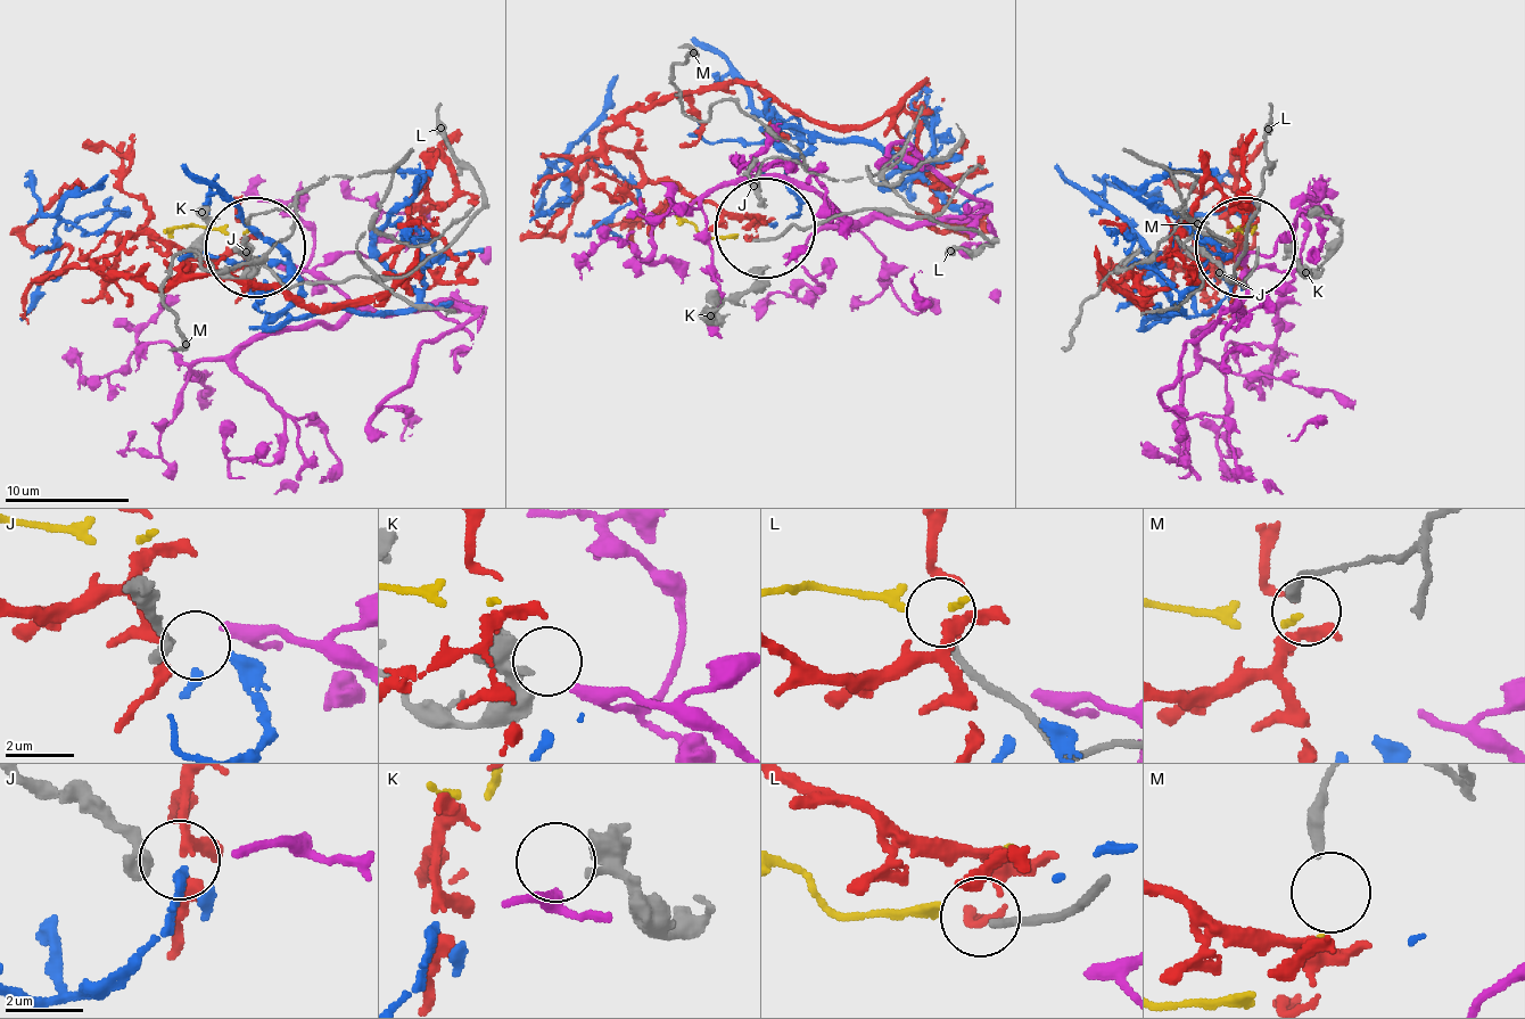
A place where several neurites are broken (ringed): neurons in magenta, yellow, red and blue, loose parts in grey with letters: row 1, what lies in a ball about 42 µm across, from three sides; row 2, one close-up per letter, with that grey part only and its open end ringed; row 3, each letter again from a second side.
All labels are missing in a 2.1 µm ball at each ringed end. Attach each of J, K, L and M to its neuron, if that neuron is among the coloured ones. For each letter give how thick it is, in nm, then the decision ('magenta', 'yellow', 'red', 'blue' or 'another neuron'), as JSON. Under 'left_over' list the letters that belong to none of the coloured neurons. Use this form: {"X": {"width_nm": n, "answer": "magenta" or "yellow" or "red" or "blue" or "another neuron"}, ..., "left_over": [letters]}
{"J": {"width_nm": 400, "answer": "red"}, "K": {"width_nm": 180, "answer": "magenta"}, "L": {"width_nm": 200, "answer": "another neuron"}, "M": {"width_nm": 320, "answer": "yellow"}, "left_over": ["L"]}

